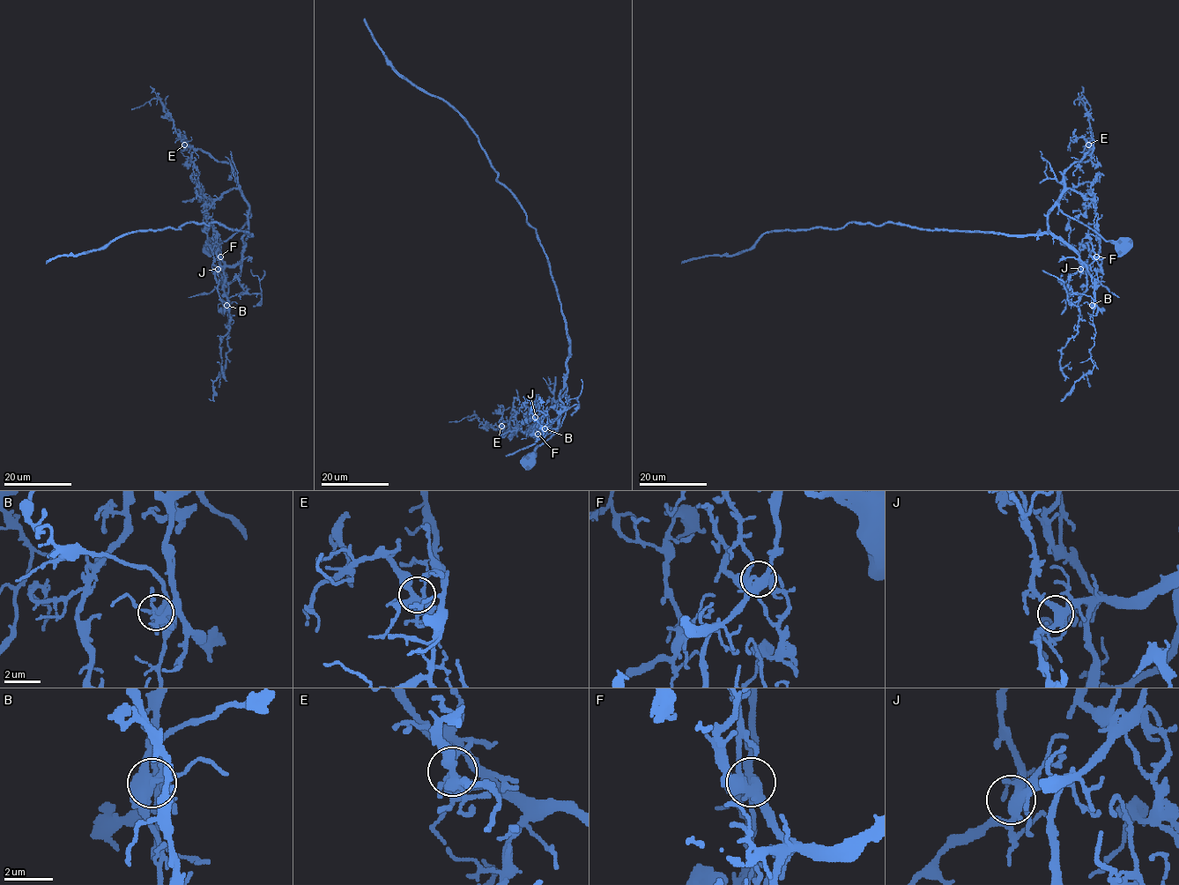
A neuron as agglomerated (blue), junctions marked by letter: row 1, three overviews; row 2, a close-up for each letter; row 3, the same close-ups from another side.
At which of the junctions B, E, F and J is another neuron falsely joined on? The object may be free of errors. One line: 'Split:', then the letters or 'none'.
Split: B

